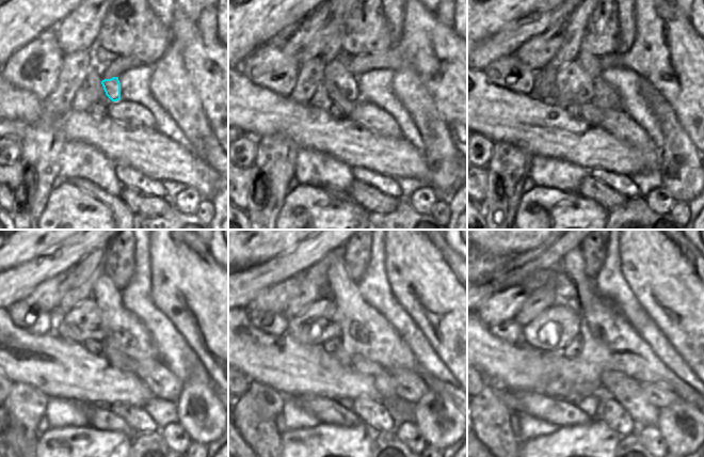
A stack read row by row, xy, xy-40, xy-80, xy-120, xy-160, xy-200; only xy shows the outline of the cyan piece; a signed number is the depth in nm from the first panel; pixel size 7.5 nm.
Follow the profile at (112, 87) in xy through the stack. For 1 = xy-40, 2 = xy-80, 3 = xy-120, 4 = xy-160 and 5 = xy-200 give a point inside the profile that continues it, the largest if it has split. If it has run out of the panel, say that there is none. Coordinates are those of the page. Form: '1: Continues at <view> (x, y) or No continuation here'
1: Continues at xy-40 (336, 78)
2: Continues at xy-80 (573, 84)
3: Continues at xy-120 (84, 321)
4: Continues at xy-160 (321, 321)
5: Continues at xy-200 (552, 330)

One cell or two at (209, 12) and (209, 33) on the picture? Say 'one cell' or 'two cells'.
one cell

